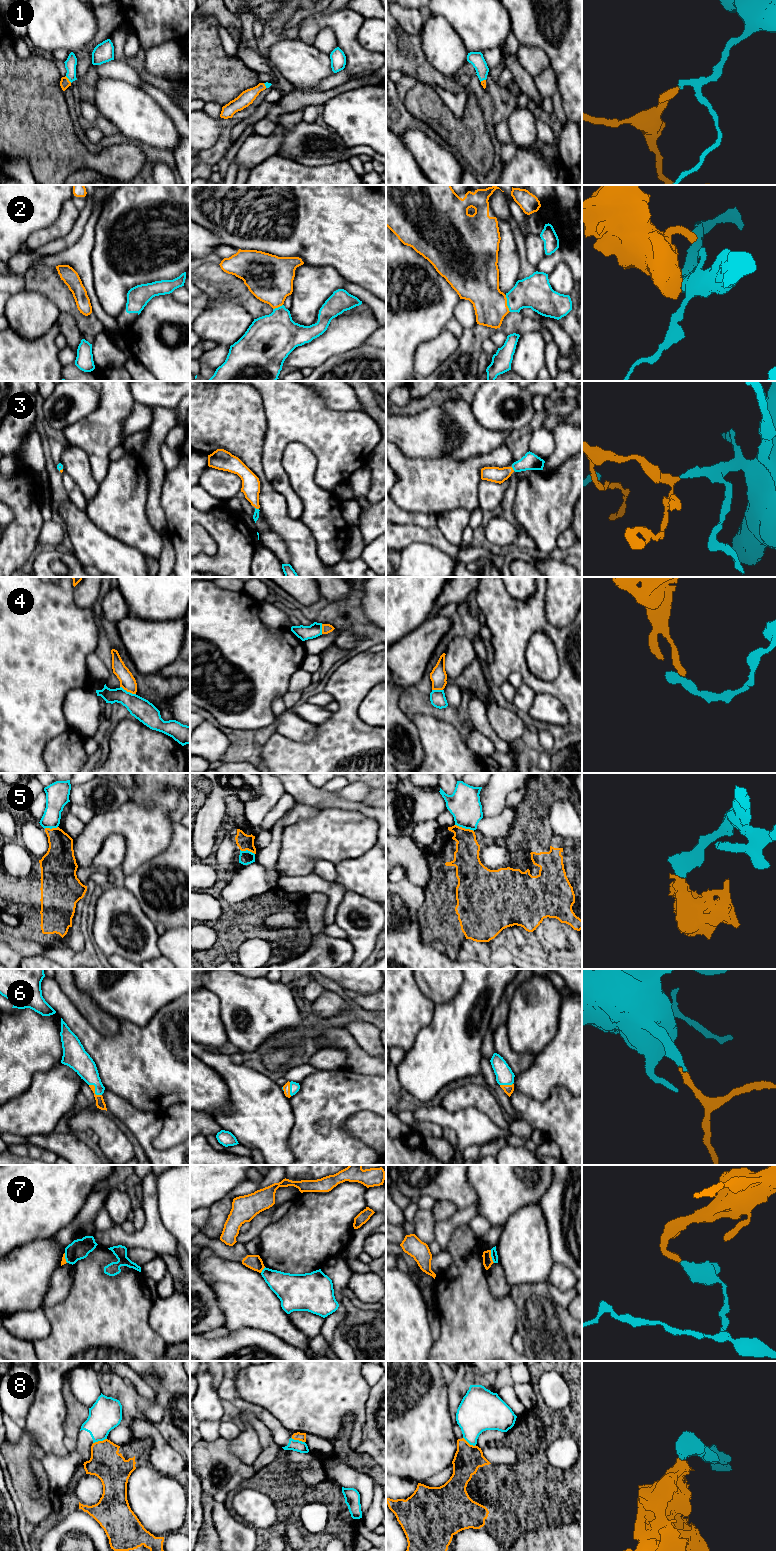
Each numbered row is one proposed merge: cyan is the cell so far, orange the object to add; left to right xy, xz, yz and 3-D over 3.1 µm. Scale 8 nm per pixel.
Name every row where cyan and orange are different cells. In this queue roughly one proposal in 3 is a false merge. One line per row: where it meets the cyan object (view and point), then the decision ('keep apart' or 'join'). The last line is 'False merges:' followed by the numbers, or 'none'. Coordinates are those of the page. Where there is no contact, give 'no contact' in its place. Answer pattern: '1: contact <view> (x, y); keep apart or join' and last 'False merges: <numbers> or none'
1: contact xy (68, 78); join
2: contact yz (507, 303); join
3: contact xz (257, 509); join
4: contact xy (128, 692); keep apart
5: contact yz (464, 827); keep apart
6: contact xy (95, 1090); join
7: contact yz (491, 1256); keep apart
8: contact xy (99, 1440); keep apart
False merges: 4, 5, 7, 8

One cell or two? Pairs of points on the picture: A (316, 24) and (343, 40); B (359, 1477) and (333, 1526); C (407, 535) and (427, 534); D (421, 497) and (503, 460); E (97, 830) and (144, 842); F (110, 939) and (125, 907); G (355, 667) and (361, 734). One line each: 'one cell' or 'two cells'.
A: one cell
B: two cells
C: one cell
D: one cell
E: one cell
F: one cell
G: one cell

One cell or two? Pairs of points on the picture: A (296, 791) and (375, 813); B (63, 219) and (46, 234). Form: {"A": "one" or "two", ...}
{"A": "one", "B": "one"}

